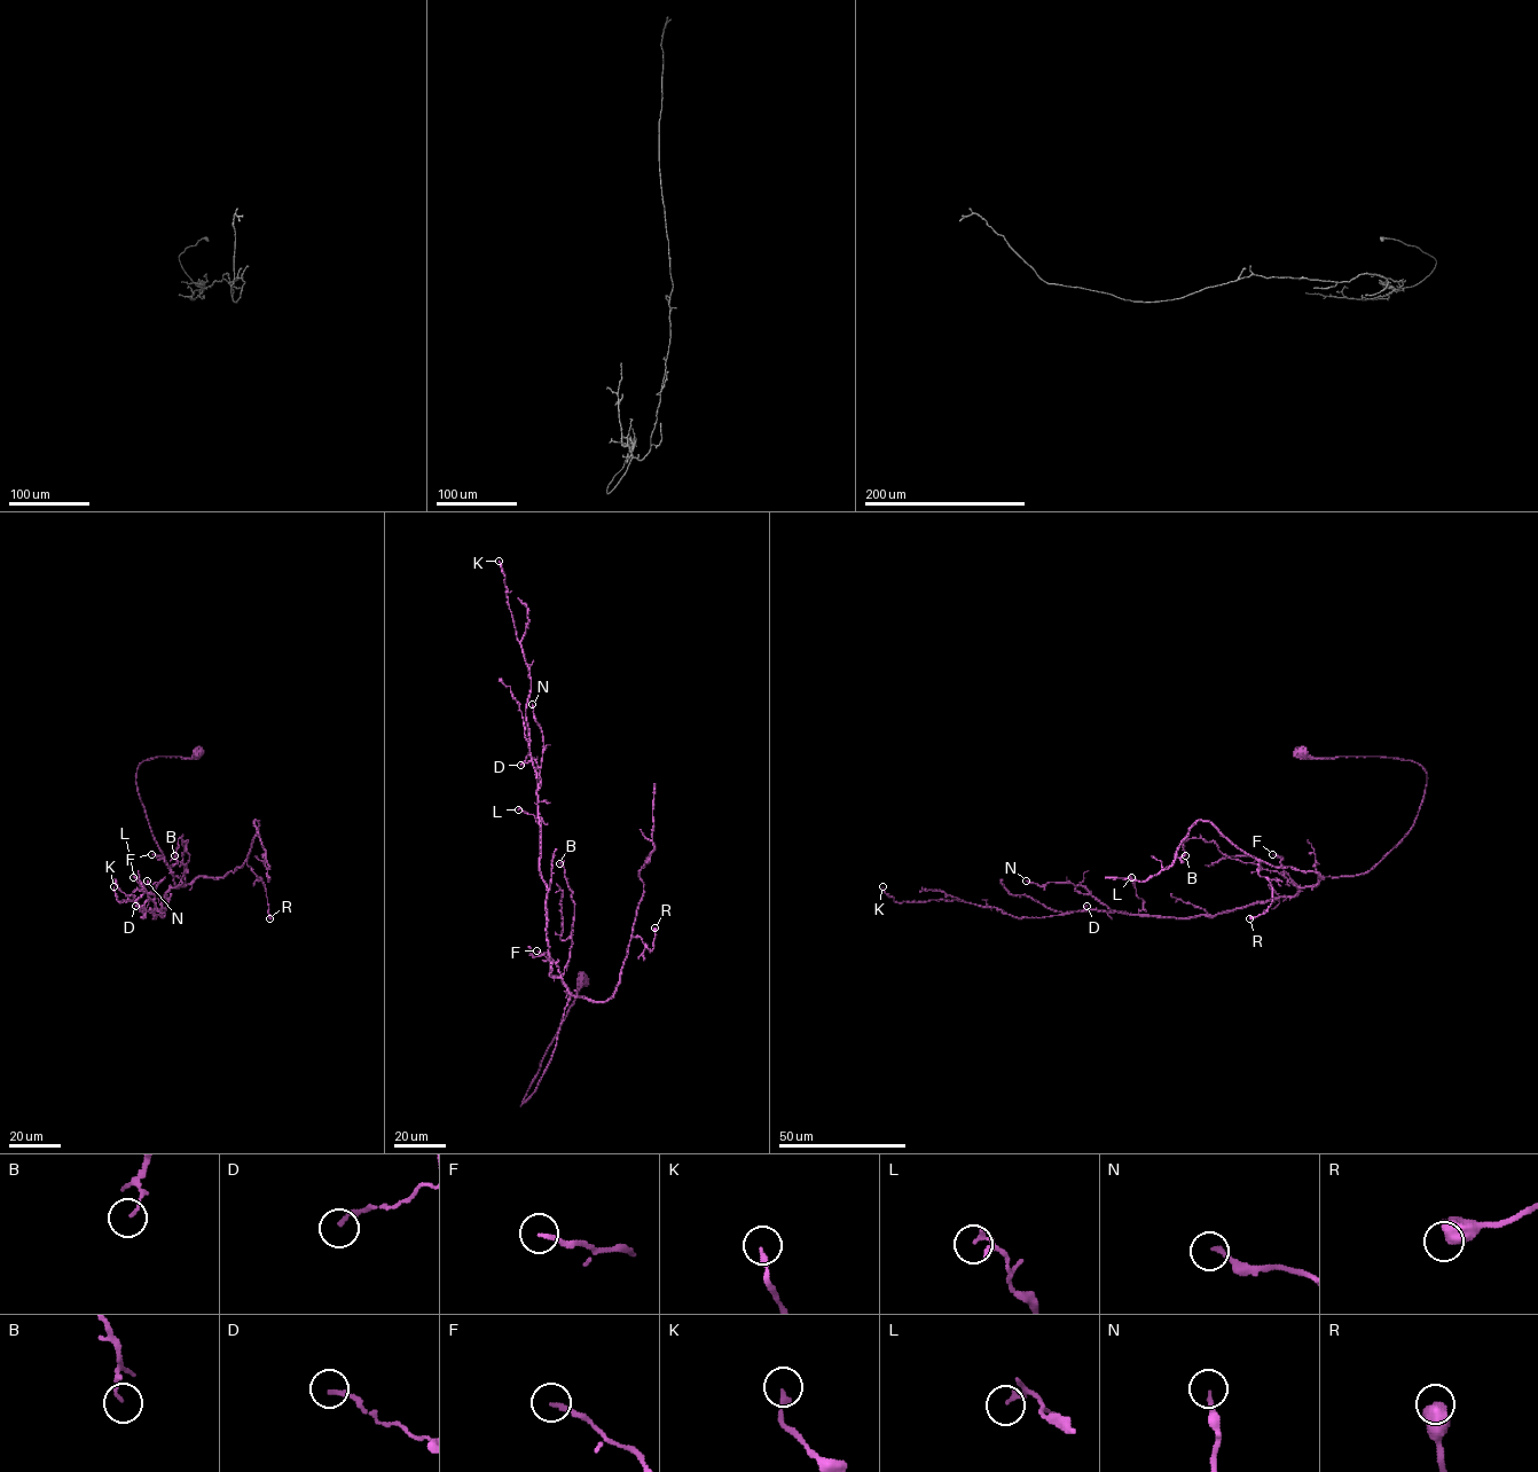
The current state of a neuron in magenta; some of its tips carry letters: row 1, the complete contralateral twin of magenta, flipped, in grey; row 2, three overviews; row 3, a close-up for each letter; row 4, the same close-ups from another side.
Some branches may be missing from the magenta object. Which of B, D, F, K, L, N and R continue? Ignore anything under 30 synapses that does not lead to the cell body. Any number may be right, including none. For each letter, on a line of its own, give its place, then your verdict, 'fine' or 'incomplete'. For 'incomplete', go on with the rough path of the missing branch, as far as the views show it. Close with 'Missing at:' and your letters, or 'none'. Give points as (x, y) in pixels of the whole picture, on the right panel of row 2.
B: at (1185, 855); fine
D: at (1087, 906); fine
F: at (1272, 854); fine
K: at (883, 886); fine
L: at (1131, 877); fine
N: at (1026, 881); fine
R: at (1249, 918); fine
Missing at: none

